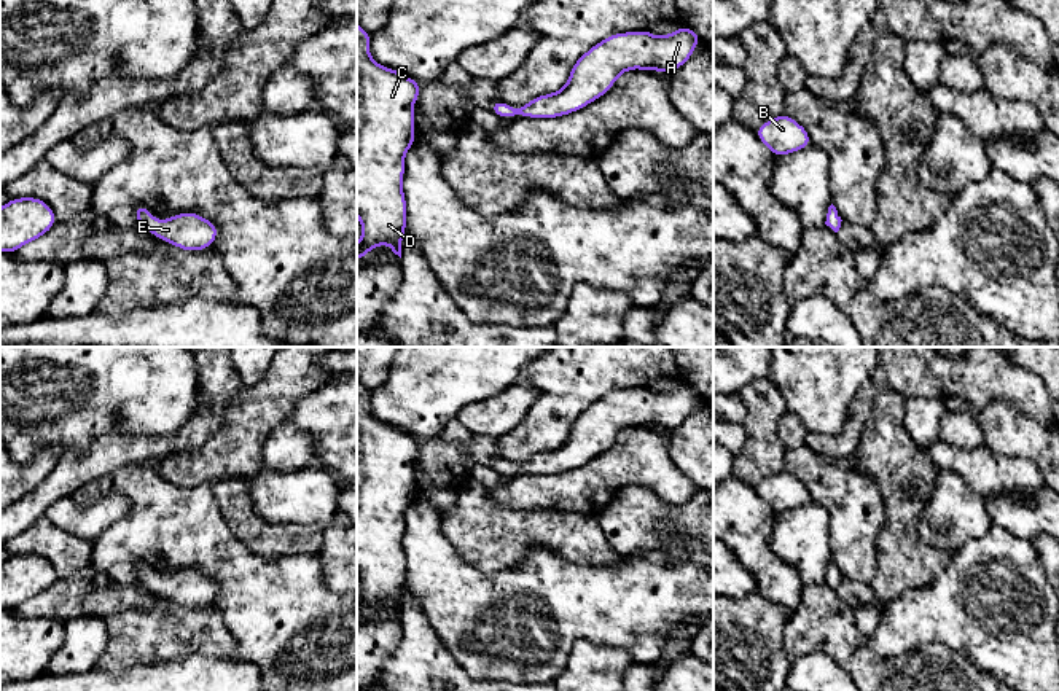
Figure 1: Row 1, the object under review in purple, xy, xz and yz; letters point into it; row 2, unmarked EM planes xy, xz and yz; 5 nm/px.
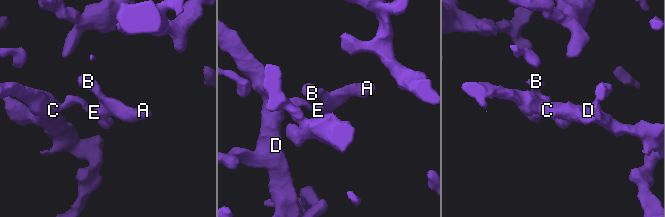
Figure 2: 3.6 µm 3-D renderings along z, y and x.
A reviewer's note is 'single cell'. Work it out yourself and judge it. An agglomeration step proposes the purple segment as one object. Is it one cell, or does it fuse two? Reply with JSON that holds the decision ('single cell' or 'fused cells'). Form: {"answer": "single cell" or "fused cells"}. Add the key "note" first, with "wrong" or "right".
{"note": "right", "answer": "single cell"}

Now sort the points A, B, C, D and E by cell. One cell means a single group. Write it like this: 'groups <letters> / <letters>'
groups A B C D E

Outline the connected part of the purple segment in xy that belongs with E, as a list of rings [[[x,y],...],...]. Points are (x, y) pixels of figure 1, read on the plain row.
[[[135,562],[132,568],[150,591],[186,608],[209,605],[218,592],[217,581],[196,568],[182,568],[164,578],[158,578],[145,562]]]

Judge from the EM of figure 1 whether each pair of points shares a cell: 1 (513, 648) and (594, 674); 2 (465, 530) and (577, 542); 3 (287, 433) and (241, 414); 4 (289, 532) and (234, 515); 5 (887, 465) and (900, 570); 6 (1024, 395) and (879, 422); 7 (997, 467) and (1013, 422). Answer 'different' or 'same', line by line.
1: different
2: same
3: different
4: same
5: same
6: different
7: different

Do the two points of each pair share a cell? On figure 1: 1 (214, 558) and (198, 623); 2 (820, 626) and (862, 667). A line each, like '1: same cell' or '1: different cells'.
1: different cells
2: same cell

